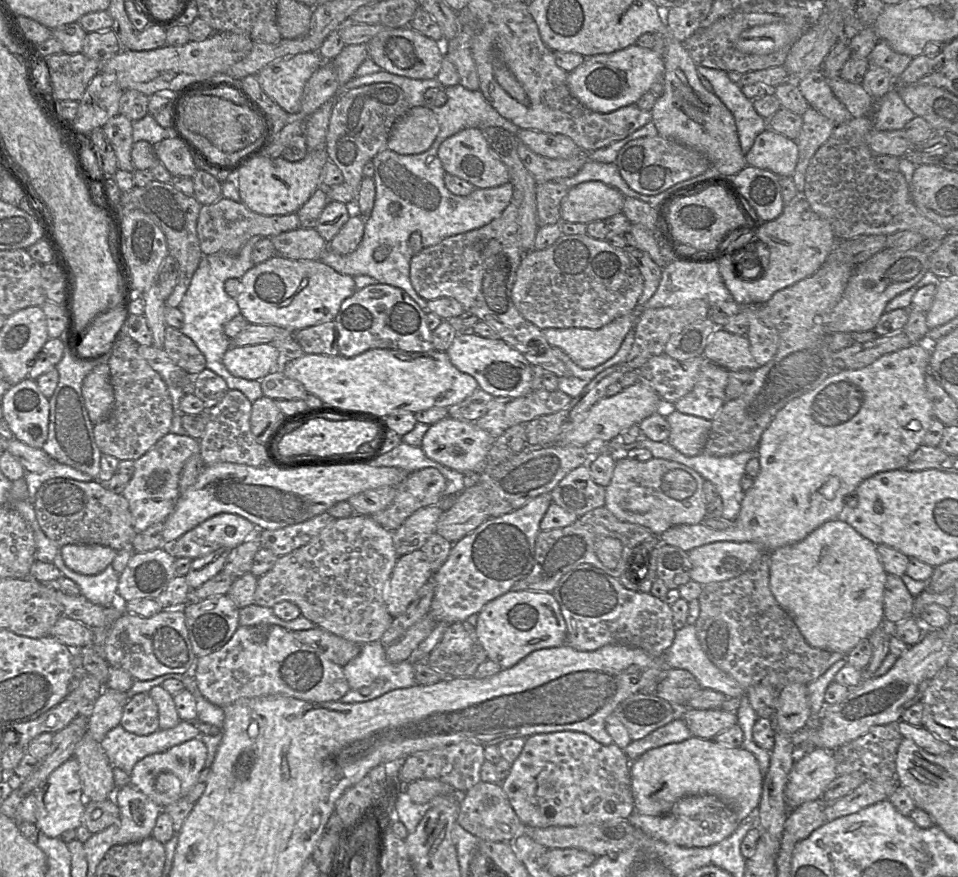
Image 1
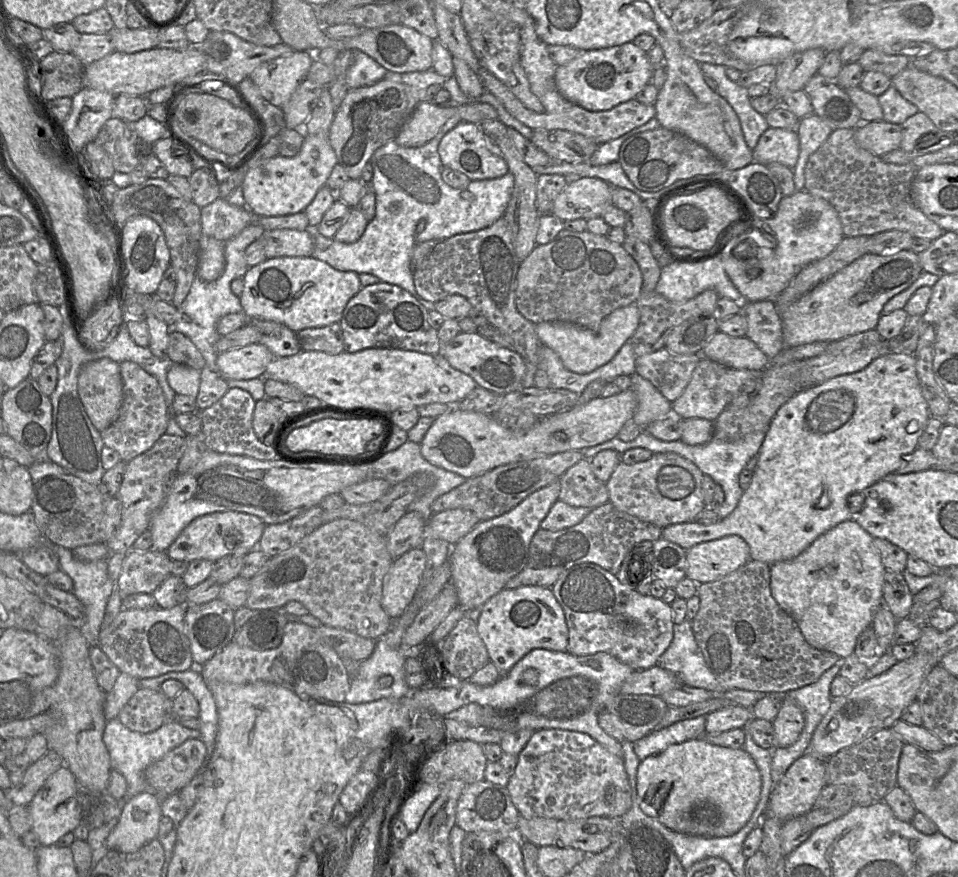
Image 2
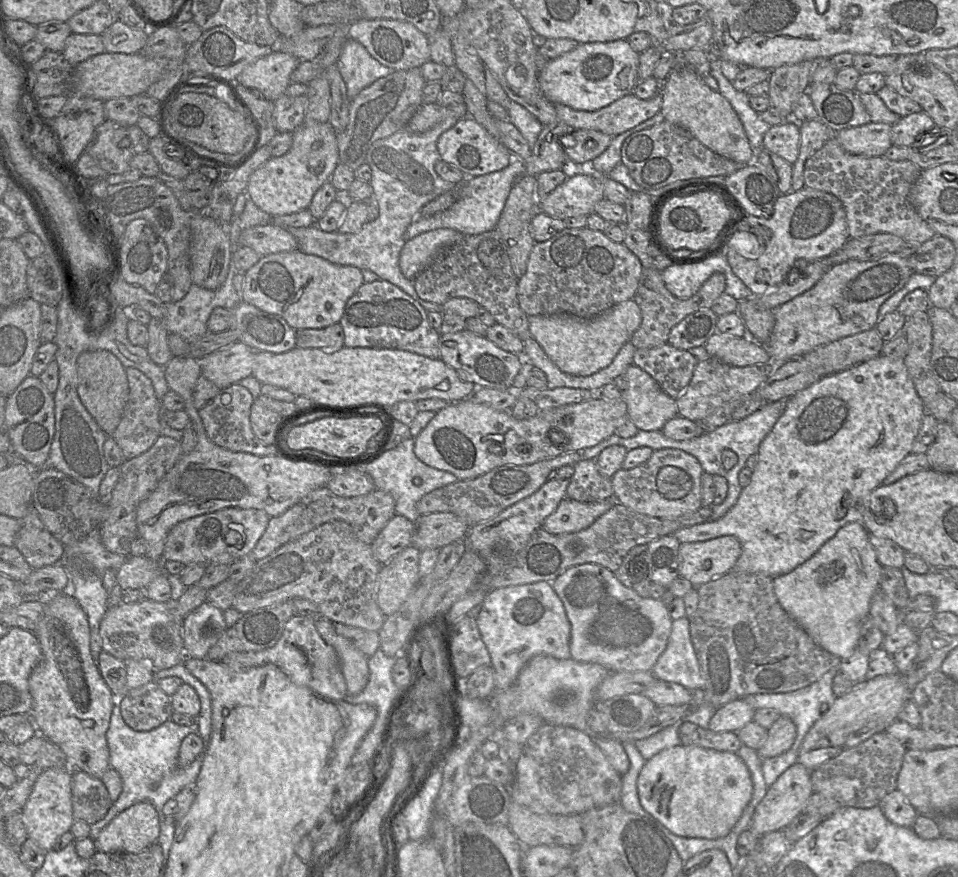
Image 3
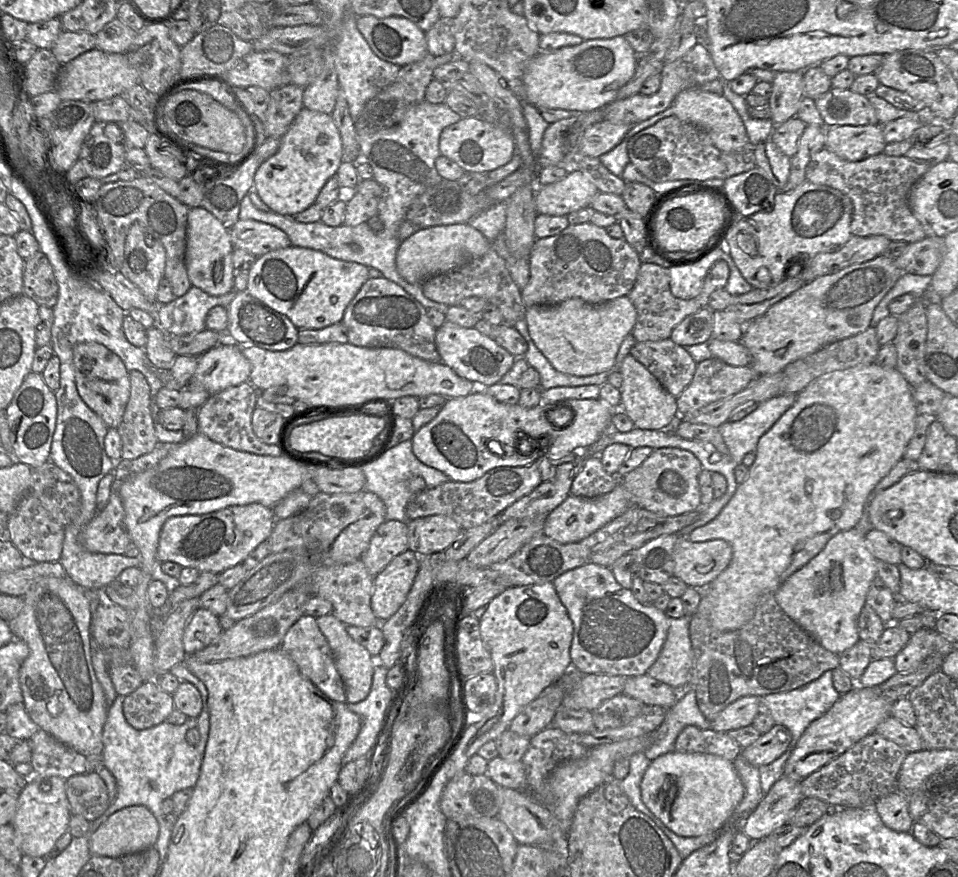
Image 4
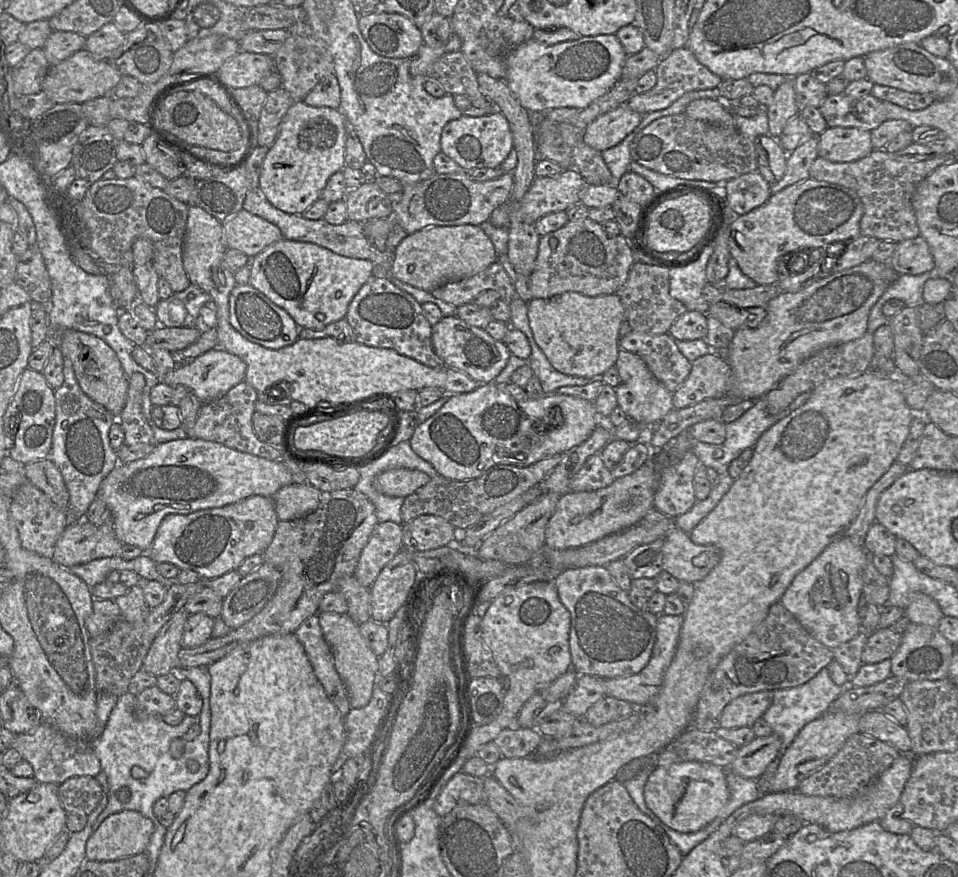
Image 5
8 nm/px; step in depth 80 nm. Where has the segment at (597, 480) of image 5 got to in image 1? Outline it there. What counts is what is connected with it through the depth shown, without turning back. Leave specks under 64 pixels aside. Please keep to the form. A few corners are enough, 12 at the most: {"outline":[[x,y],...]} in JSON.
{"outline":[[587,463],[550,493],[553,503],[581,517],[605,505],[605,491]]}

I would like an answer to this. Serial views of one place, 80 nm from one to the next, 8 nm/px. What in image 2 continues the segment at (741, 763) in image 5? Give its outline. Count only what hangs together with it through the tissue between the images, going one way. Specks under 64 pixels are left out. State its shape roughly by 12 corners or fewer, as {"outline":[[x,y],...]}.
{"outline":[[782,699],[772,724],[773,748],[797,741],[805,718],[795,703]]}

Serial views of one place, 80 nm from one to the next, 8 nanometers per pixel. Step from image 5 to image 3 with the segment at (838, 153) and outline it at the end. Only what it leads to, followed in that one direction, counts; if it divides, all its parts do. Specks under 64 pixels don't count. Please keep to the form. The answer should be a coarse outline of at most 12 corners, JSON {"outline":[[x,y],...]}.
{"outline":[[870,121],[833,136],[848,153],[883,156],[891,126]]}

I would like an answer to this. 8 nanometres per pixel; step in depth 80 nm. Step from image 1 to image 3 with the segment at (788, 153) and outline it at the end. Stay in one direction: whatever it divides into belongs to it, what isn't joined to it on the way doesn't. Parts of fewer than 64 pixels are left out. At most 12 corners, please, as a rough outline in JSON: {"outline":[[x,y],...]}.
{"outline":[[799,123],[771,126],[762,147],[792,165],[798,157]]}

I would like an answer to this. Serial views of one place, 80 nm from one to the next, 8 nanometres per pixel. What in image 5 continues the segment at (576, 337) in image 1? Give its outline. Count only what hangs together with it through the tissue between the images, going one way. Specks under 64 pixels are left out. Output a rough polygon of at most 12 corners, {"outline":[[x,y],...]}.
{"outline":[[617,294],[532,299],[534,340],[557,371],[615,366]]}

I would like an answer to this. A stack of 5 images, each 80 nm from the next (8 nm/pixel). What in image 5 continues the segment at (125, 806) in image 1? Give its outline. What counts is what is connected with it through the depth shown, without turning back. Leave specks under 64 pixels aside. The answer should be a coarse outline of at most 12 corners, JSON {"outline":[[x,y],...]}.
{"outline":[[136,810],[107,817],[87,860],[146,852],[153,822]]}

